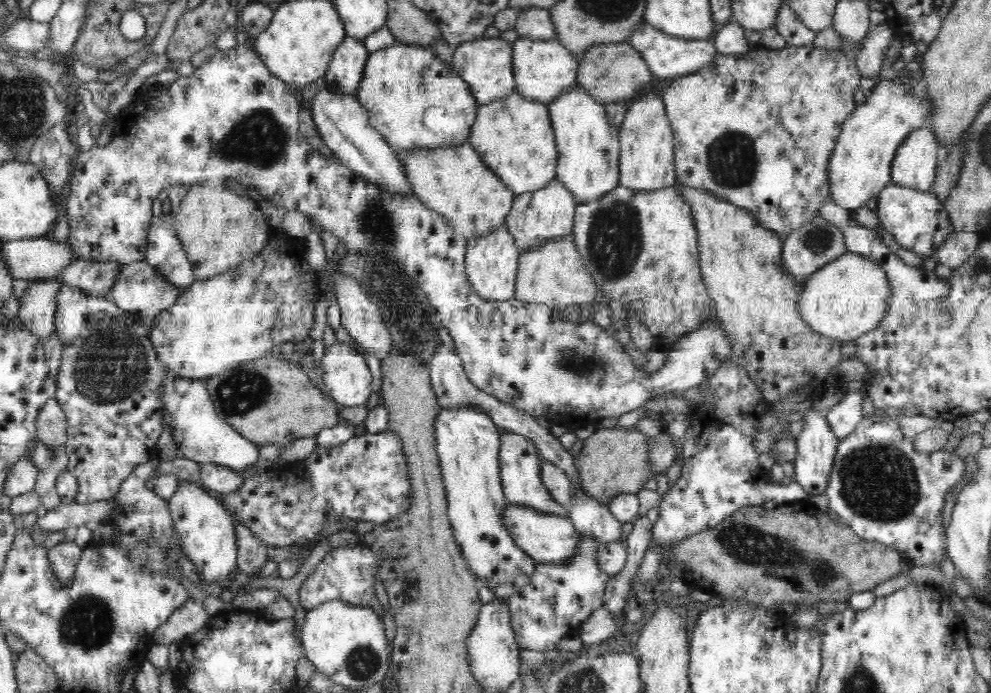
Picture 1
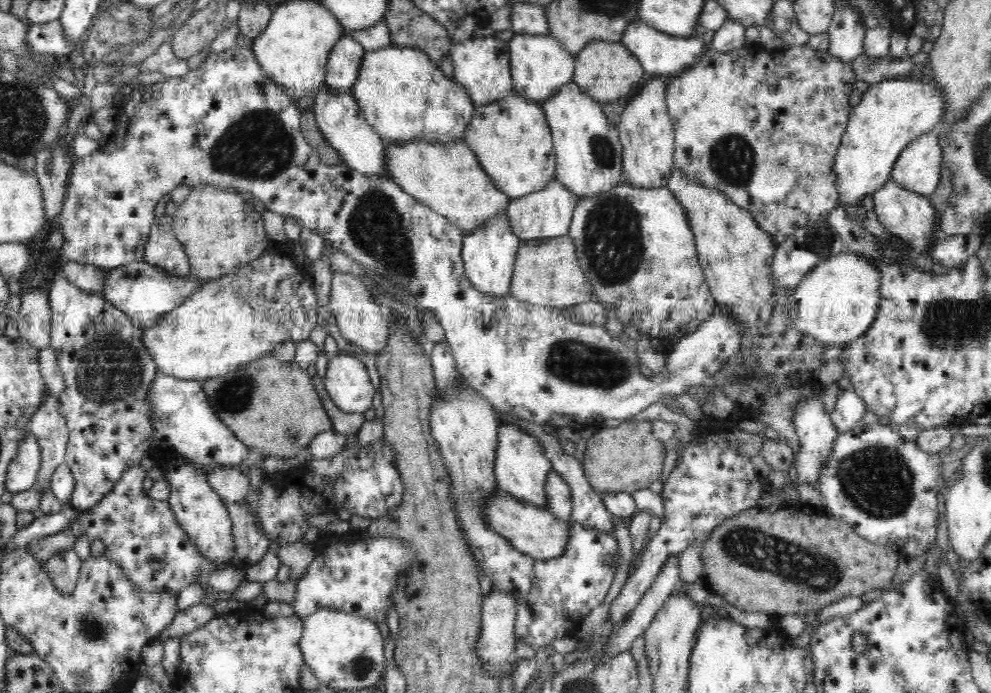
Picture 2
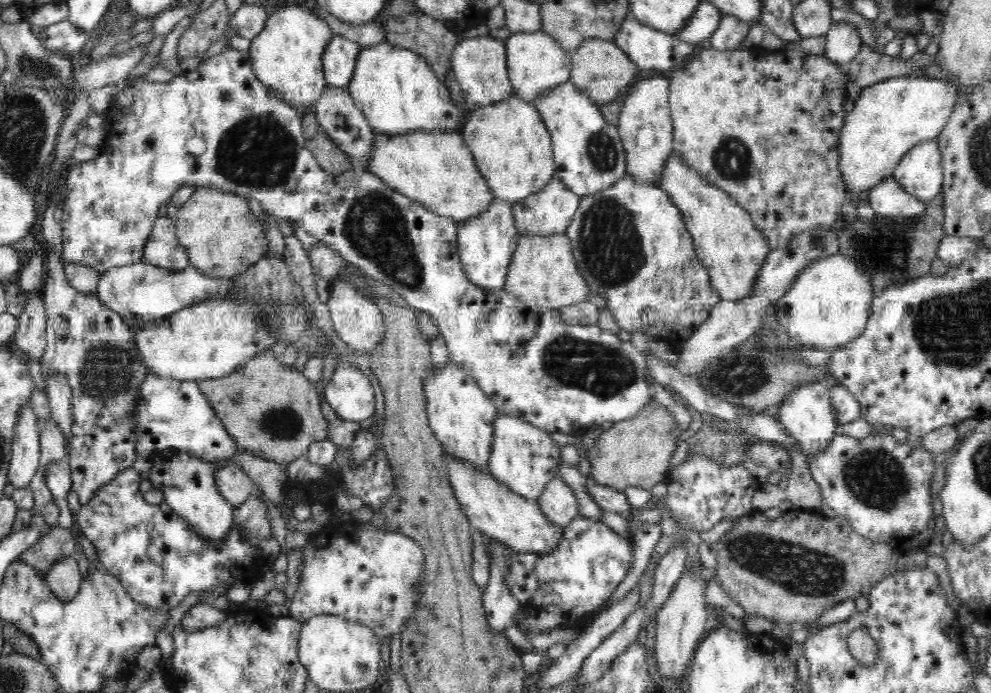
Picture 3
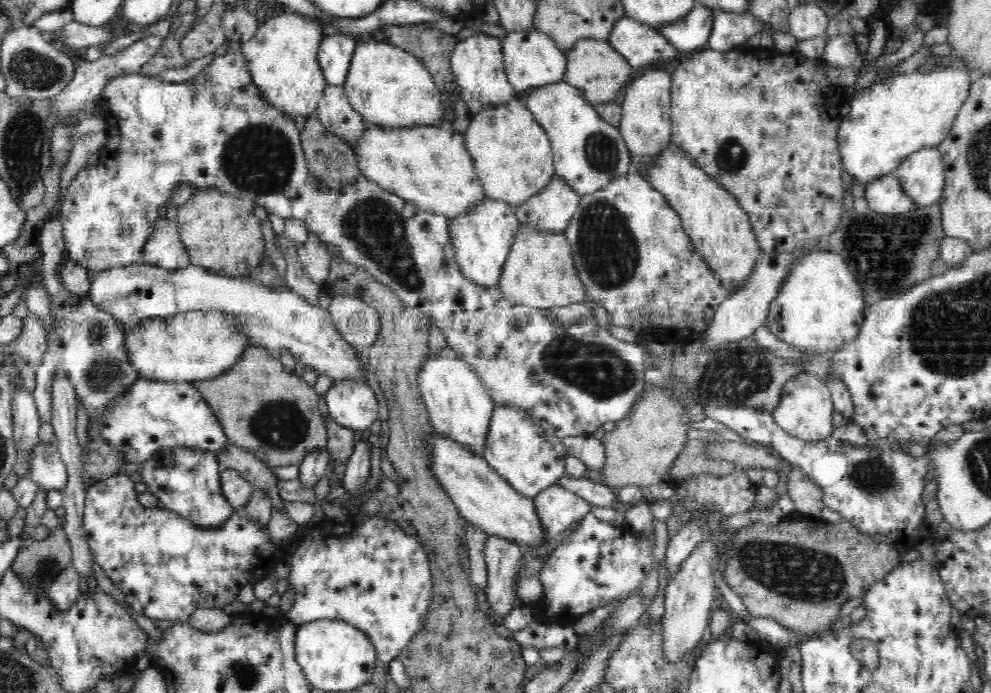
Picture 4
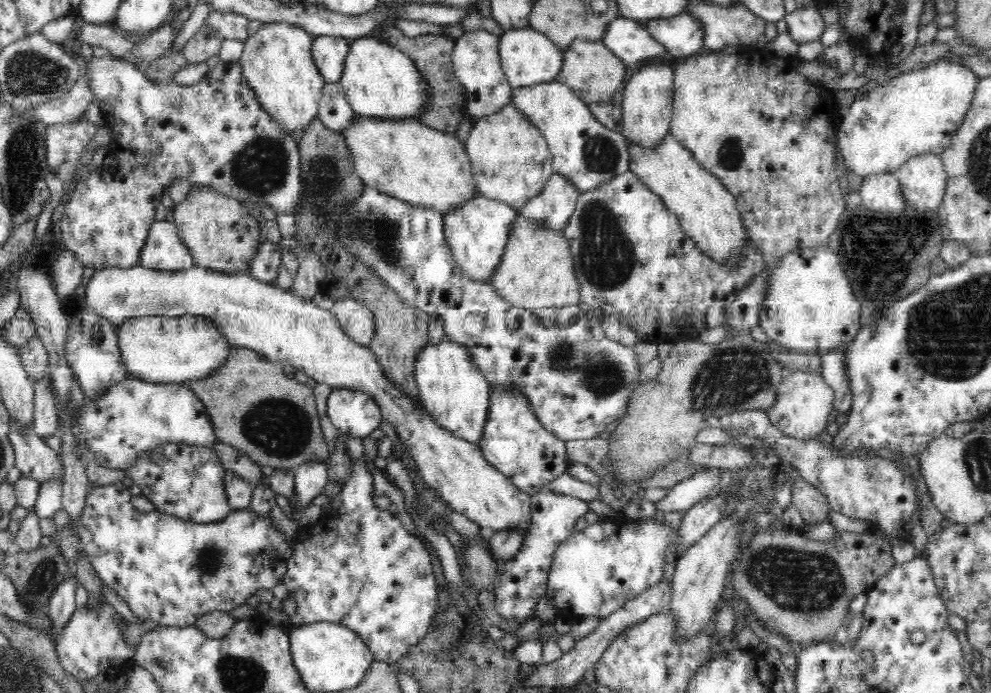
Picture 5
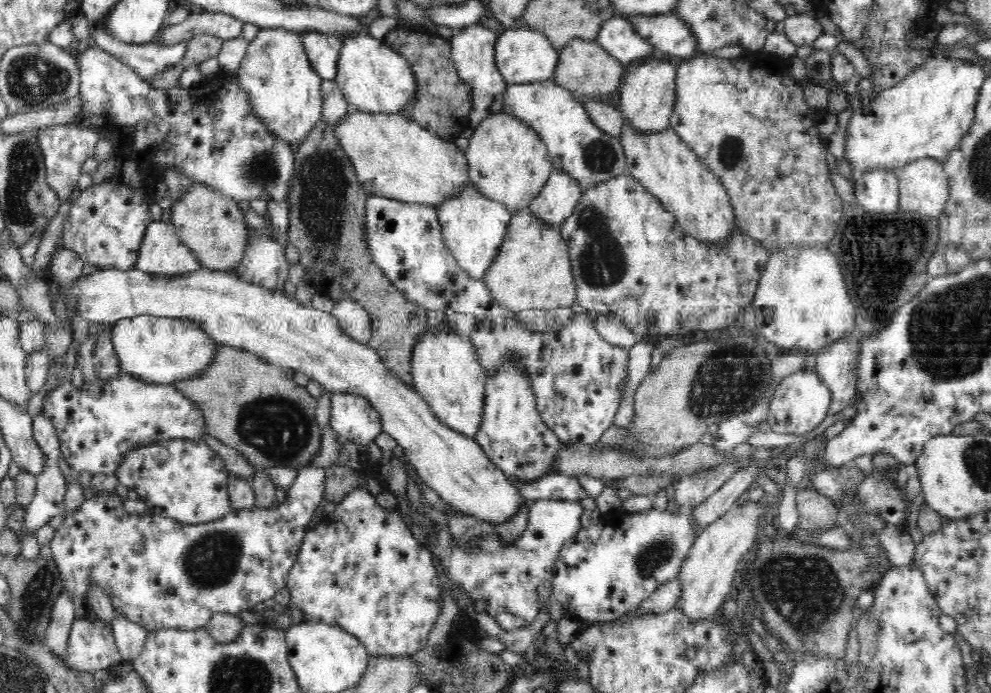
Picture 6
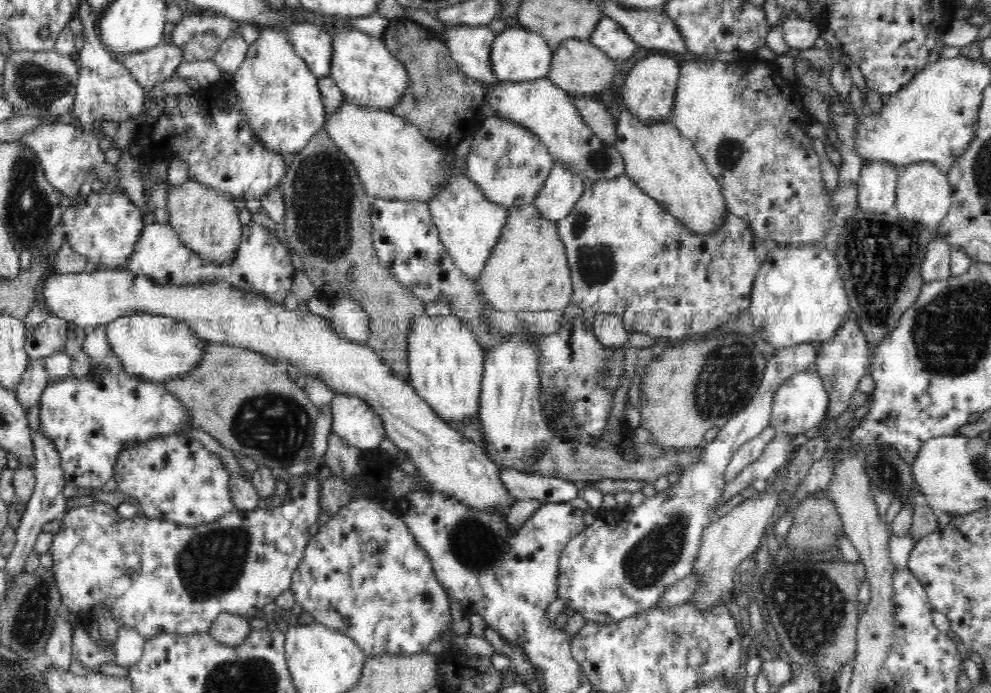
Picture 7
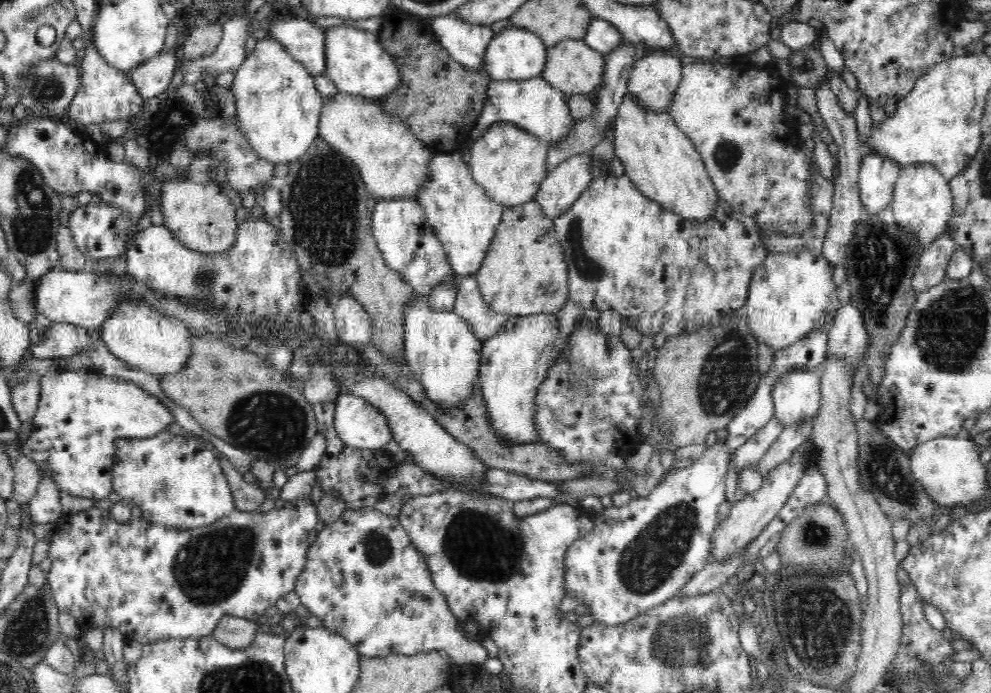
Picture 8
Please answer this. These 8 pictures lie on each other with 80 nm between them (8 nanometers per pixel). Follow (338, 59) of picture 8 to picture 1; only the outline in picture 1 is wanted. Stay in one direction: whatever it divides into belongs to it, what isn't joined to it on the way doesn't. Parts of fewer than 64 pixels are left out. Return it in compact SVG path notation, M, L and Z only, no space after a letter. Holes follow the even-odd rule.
M394 43L371 52L355 98L368 111L370 125L394 148L396 153L412 150L448 148L466 143L475 124L478 105L468 83L456 70L446 68L430 50L416 44Z

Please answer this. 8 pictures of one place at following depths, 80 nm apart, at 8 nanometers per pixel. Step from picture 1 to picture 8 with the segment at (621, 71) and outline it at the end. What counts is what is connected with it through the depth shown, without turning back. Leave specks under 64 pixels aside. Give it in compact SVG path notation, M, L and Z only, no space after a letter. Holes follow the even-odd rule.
M562 39L547 50L547 66L541 78L562 93L589 97L596 87L602 86L607 70L607 58L600 51L590 48L583 39Z

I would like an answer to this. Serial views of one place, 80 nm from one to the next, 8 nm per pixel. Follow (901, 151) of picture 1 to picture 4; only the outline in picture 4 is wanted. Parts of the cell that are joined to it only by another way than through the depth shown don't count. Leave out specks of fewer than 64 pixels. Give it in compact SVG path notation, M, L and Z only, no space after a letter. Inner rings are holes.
M931 146L912 152L894 170L903 191L918 208L939 203L945 186L944 172L942 155Z

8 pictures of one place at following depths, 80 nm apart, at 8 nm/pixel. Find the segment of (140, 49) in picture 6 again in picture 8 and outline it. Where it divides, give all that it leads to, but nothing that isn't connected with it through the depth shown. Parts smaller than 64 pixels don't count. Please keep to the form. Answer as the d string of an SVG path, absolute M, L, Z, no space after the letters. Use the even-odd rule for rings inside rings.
M166 51L158 52L150 61L137 66L131 73L131 80L138 90L138 95L144 102L148 102L164 93L172 78L180 67L181 59L178 52L166 54Z

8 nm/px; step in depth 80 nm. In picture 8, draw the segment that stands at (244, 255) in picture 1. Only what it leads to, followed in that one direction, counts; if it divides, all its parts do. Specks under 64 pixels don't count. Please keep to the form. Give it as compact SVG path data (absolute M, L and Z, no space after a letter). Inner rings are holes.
M179 178L162 184L161 193L160 212L163 215L163 225L166 229L170 229L176 240L179 240L186 248L208 255L224 254L234 246L239 225L236 221L236 208L230 204L230 200L216 184L206 179Z

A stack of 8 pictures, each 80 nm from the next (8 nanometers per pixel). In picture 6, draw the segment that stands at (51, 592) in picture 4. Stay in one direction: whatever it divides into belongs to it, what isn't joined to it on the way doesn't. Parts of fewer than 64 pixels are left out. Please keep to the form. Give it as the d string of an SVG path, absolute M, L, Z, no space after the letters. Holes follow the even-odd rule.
M63 590L56 598L53 605L51 622L46 628L44 643L56 656L60 656L65 649L66 641L72 622L75 620L74 600L72 600L69 590Z

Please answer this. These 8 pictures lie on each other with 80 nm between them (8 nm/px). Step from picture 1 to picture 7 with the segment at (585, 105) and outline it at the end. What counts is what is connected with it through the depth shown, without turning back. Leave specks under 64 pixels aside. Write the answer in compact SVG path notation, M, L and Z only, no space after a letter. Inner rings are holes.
M544 78L522 83L500 82L498 86L494 84L492 90L489 90L487 94L488 98L484 103L486 109L483 110L483 118L480 122L484 122L486 117L496 116L498 118L506 118L512 123L518 124L520 127L525 127L538 137L542 144L548 147L548 151L550 151L556 164L560 163L564 166L572 167L572 171L576 171L576 174L584 176L586 185L596 183L599 180L615 179L617 176L625 174L623 156L615 149L615 145L608 146L601 143L588 127L587 122L579 115L579 111L574 104L575 97L568 91L556 87L549 79Z

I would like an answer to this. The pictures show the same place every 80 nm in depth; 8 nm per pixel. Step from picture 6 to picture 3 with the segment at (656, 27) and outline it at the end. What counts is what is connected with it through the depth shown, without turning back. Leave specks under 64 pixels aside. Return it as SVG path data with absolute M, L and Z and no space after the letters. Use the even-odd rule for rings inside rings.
M701 1L694 16L688 19L687 26L674 35L688 44L698 44L715 34L722 17L723 13L718 7L708 1Z

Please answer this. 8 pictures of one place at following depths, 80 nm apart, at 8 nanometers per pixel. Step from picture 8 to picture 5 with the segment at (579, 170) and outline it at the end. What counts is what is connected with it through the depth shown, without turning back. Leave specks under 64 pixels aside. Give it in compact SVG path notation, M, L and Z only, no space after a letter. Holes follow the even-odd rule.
M556 172L541 191L518 213L538 228L561 231L573 215L581 193L570 179Z

